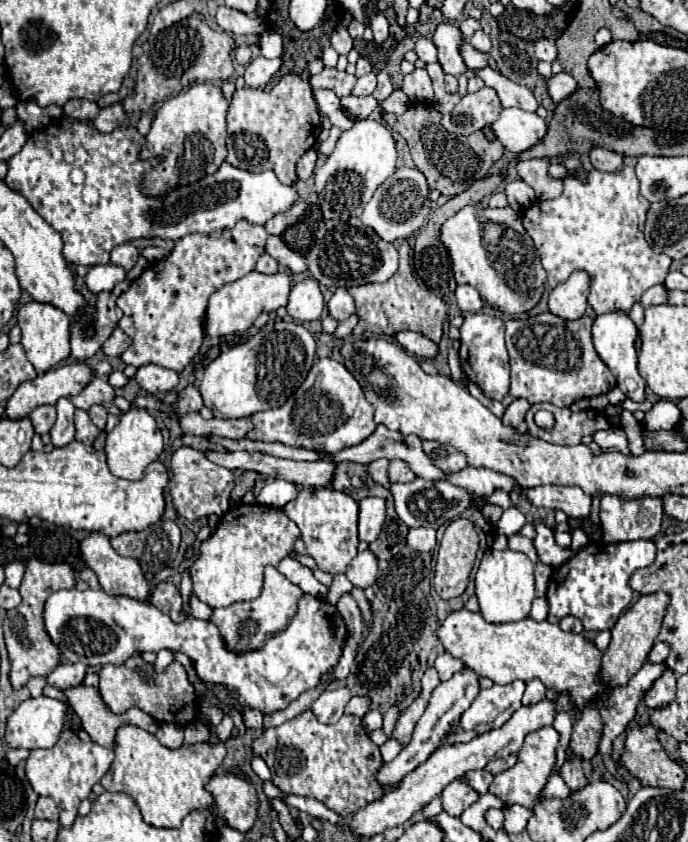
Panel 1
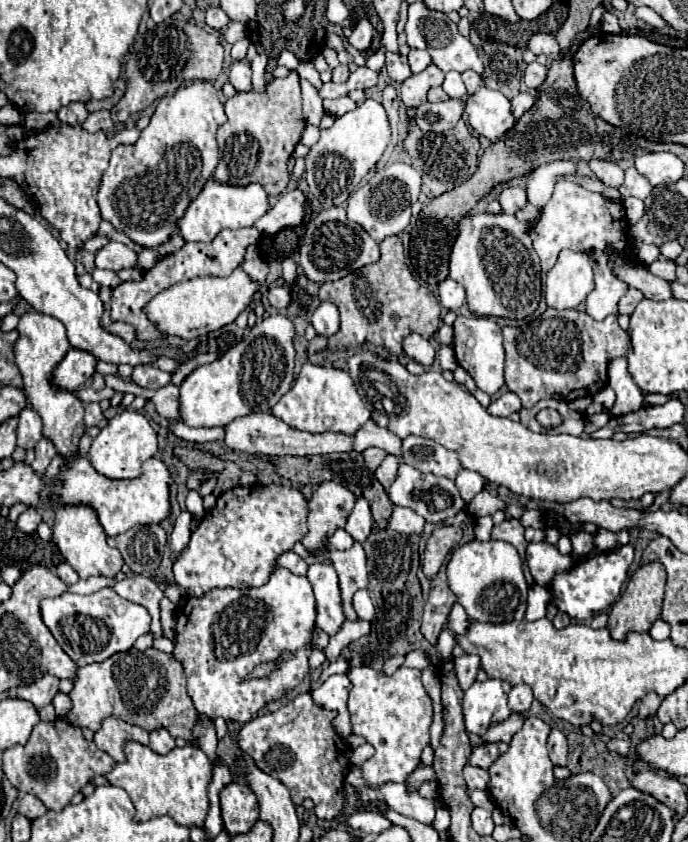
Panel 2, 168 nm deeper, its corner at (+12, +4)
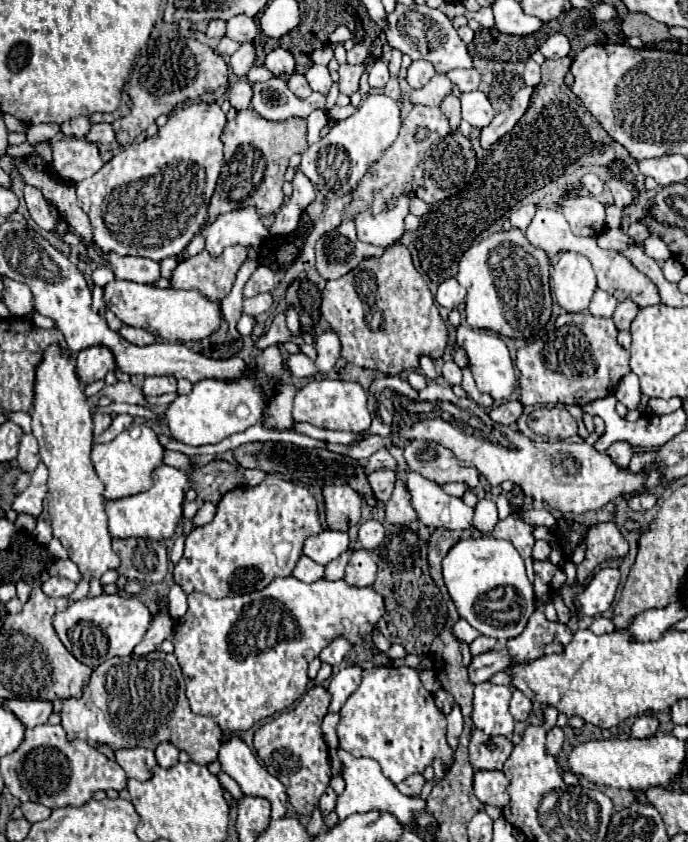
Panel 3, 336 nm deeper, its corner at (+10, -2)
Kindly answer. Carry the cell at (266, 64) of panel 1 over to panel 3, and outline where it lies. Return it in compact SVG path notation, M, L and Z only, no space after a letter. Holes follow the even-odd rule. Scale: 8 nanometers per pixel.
M246 78L236 80L228 90L228 100L236 110L248 108L250 106L250 98L252 98L252 84Z

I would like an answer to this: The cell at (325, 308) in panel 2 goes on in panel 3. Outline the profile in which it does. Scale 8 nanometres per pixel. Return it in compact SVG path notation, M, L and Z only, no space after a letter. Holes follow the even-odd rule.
M326 330L316 336L314 348L318 350L316 366L320 372L330 372L334 368L334 362L340 356L340 338L334 330Z

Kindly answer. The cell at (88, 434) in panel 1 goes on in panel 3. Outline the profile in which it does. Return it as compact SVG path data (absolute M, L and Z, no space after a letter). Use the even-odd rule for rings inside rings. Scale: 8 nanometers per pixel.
M50 344L36 364L34 404L32 404L32 434L40 444L40 458L48 466L48 514L54 536L68 548L70 560L78 566L82 580L72 592L72 600L88 596L90 578L100 578L106 570L118 568L120 558L114 554L108 532L108 518L104 512L104 484L100 482L92 460L92 416L88 398L76 378L74 358L62 350L60 344Z

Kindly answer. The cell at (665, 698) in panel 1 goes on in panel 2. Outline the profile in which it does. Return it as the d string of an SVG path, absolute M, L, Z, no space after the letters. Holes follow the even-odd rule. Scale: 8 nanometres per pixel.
M646 694L646 696L642 698L642 702L640 702L640 710L638 710L640 720L646 720L646 718L654 716L656 710L658 710L658 706L660 706L660 702L662 702L660 696L656 696L656 694Z

